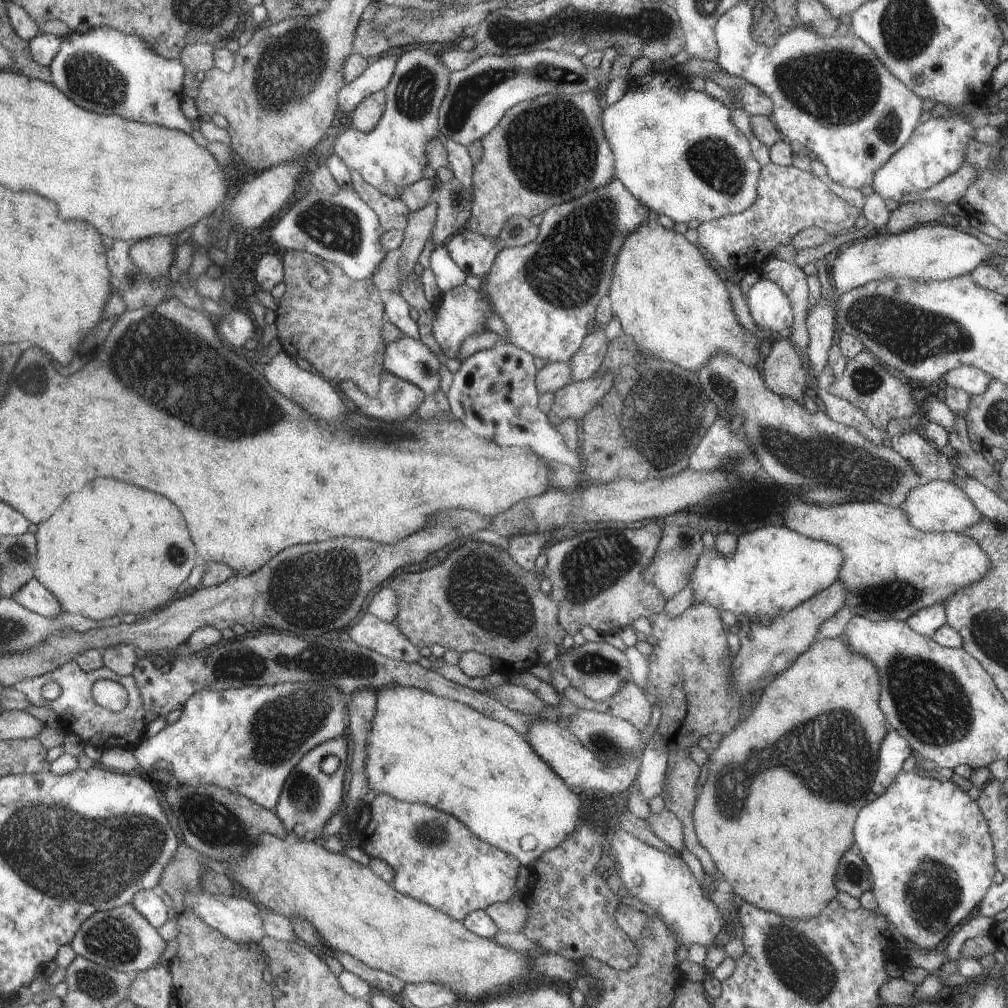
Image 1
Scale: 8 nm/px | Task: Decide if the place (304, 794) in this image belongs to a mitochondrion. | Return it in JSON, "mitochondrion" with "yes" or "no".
{"mitochondrion":"yes"}

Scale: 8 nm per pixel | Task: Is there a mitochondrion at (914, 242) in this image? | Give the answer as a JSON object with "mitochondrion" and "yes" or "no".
{"mitochondrion":"no"}

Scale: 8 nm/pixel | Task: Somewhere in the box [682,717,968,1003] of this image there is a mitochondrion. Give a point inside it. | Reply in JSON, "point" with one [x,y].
{"point":[932,892]}

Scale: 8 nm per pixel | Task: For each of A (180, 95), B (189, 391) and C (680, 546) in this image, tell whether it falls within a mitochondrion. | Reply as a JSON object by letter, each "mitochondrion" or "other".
{"A":"other","B":"mitochondrion","C":"mitochondrion"}

